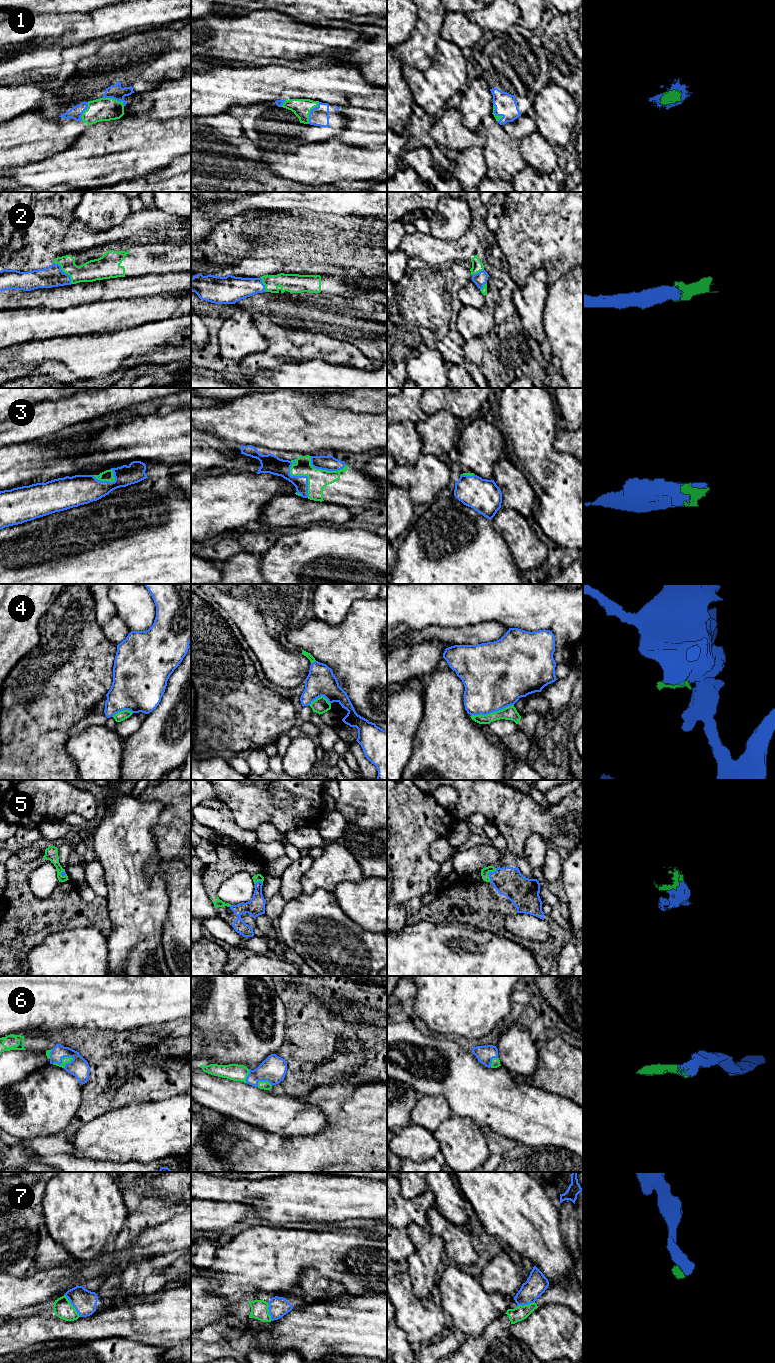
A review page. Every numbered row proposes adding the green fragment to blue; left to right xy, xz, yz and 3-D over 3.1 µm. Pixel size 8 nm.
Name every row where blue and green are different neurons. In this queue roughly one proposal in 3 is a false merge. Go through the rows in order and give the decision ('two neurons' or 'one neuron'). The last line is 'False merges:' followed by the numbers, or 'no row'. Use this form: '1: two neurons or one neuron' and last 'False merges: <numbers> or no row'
1: one neuron
2: one neuron
3: one neuron
4: two neurons
5: one neuron
6: one neuron
7: two neurons
False merges: 4, 7

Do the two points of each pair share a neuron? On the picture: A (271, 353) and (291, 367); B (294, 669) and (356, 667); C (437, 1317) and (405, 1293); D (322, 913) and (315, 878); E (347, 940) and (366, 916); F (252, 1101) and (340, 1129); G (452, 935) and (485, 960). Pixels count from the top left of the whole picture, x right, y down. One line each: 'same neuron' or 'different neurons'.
A: different neurons
B: different neurons
C: same neuron
D: different neurons
E: different neurons
F: different neurons
G: same neuron

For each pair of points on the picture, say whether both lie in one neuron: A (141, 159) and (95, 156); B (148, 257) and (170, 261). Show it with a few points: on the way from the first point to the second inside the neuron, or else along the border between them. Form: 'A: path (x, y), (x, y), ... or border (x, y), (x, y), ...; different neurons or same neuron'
A: path (130, 156), (106, 156); same neuron
B: path (153, 259), (165, 259); same neuron

